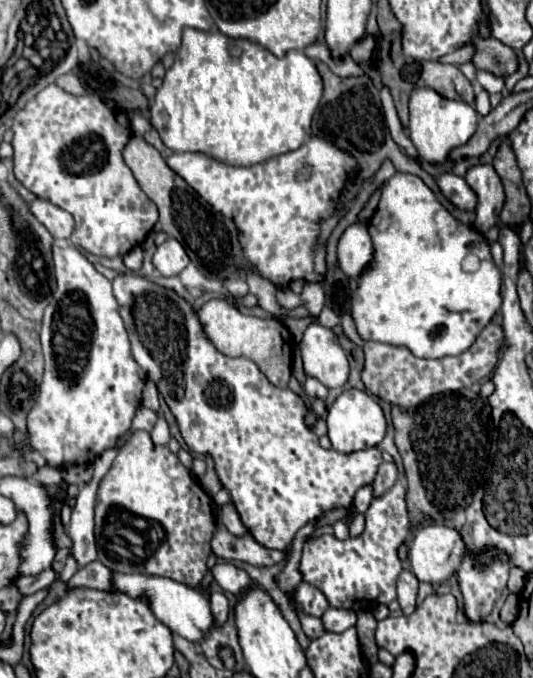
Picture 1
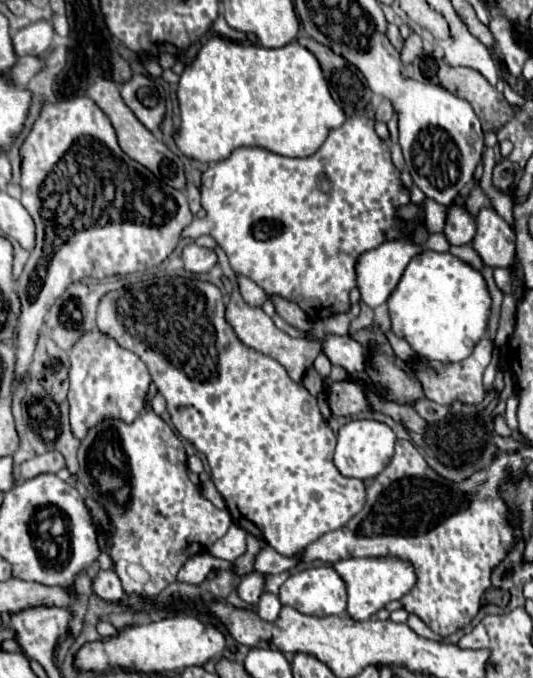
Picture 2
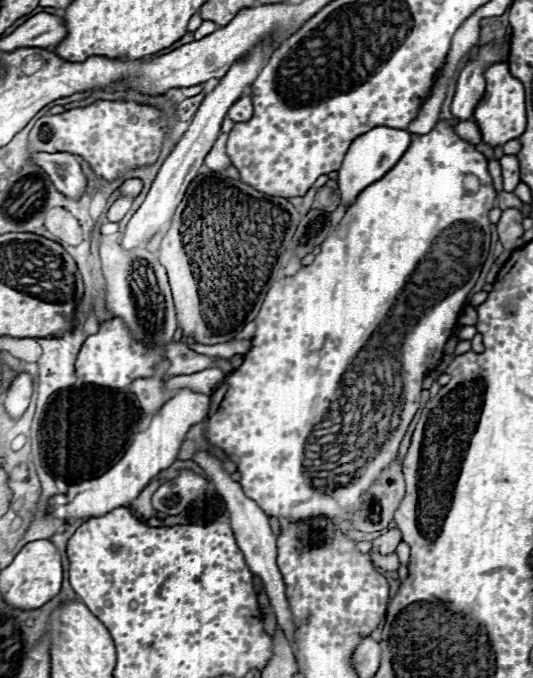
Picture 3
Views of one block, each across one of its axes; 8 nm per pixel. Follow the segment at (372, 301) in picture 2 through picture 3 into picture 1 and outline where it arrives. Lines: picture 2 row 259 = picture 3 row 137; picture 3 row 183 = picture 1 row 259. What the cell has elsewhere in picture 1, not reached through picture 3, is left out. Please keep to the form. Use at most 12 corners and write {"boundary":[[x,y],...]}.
{"boundary":[[352,224],[338,242],[338,264],[358,280],[374,260],[368,228]]}

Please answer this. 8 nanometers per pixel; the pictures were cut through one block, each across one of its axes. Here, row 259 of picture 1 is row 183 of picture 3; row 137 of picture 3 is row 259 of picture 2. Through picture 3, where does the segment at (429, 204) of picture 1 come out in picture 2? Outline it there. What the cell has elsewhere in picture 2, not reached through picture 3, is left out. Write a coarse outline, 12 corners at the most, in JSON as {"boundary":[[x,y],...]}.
{"boundary":[[450,252],[410,260],[388,300],[418,356],[468,358],[490,294]]}

